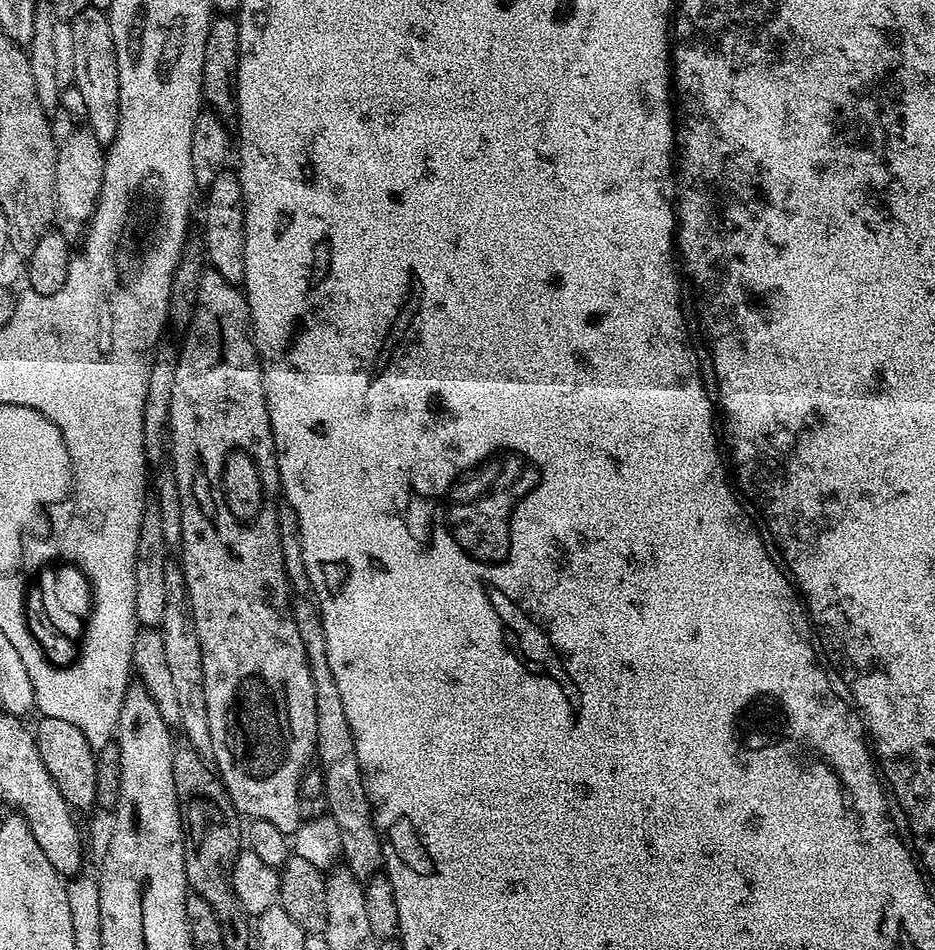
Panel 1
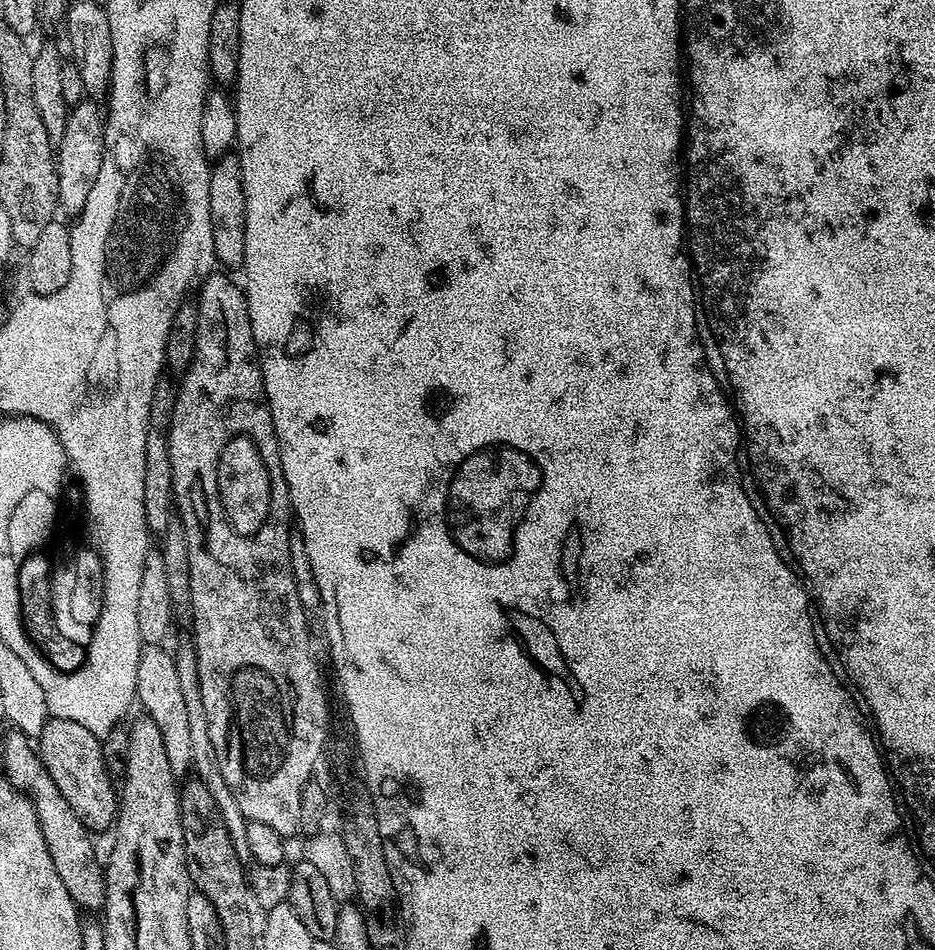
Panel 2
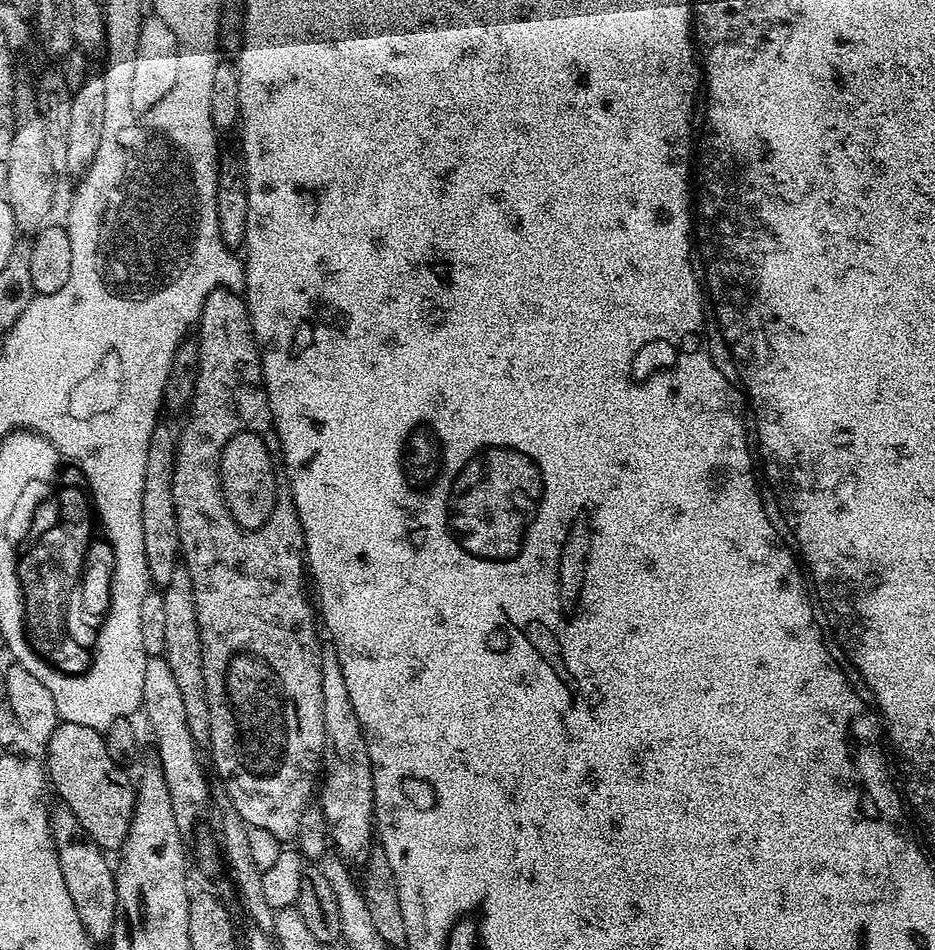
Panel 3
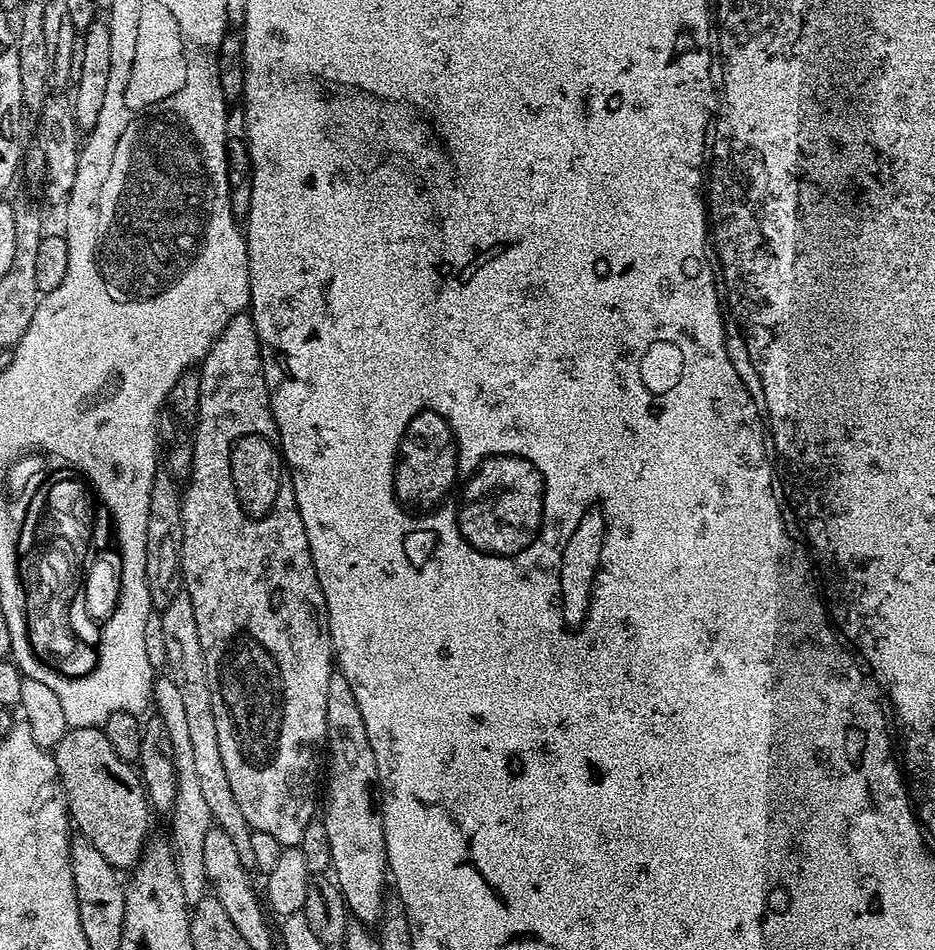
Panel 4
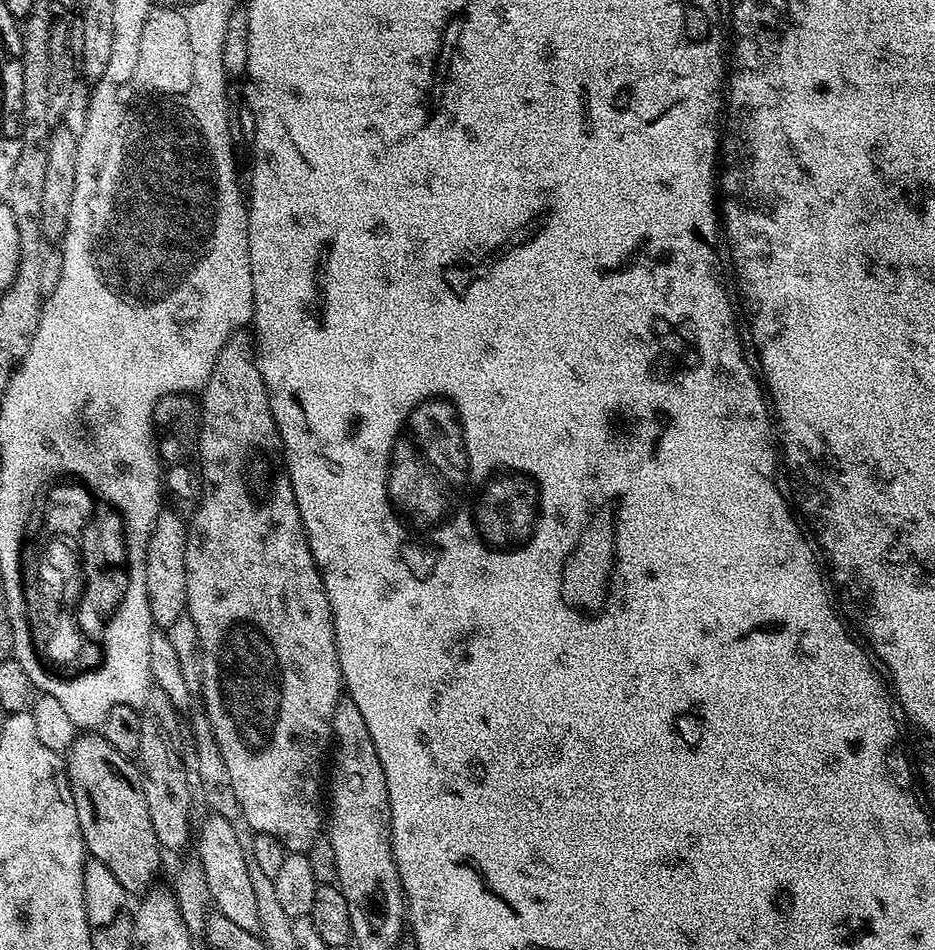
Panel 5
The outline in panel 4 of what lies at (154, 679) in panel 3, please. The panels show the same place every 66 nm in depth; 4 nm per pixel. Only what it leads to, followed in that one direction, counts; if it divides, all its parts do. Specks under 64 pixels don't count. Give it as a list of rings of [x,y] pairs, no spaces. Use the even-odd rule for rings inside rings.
[[[160,674],[155,677],[152,685],[152,704],[154,705],[155,715],[164,723],[166,734],[170,738],[172,747],[172,761],[176,771],[176,801],[170,813],[172,819],[172,861],[178,870],[178,882],[182,882],[182,894],[184,903],[191,906],[198,903],[209,891],[210,885],[206,874],[206,834],[214,826],[210,806],[206,803],[206,797],[202,794],[202,785],[198,782],[198,769],[194,767],[194,745],[190,742],[190,725],[186,722],[186,705],[182,702],[182,694],[177,691],[174,682],[167,674]]]

